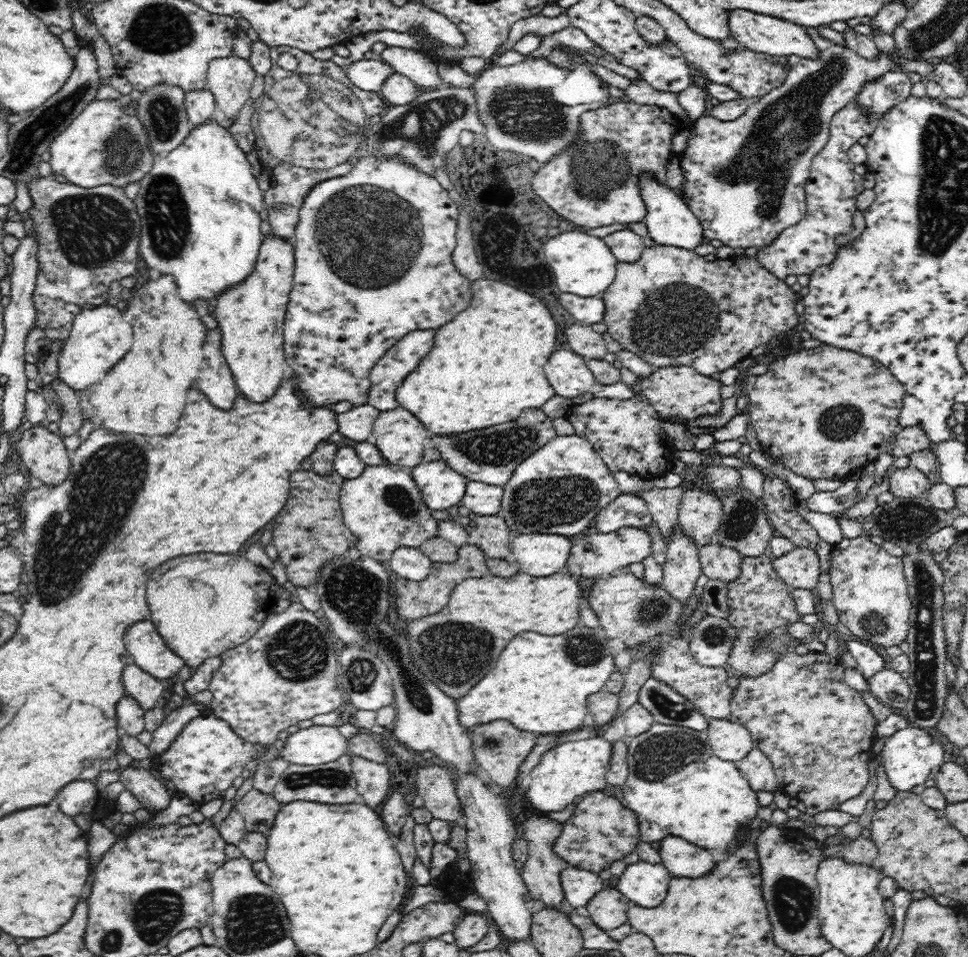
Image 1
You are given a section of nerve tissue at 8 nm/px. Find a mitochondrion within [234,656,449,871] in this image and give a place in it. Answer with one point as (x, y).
(330, 778)

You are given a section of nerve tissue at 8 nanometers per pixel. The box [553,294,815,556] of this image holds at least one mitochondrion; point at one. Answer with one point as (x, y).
(741, 523)

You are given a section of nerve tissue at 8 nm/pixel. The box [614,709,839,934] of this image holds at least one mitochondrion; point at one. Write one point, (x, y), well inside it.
(660, 758)

